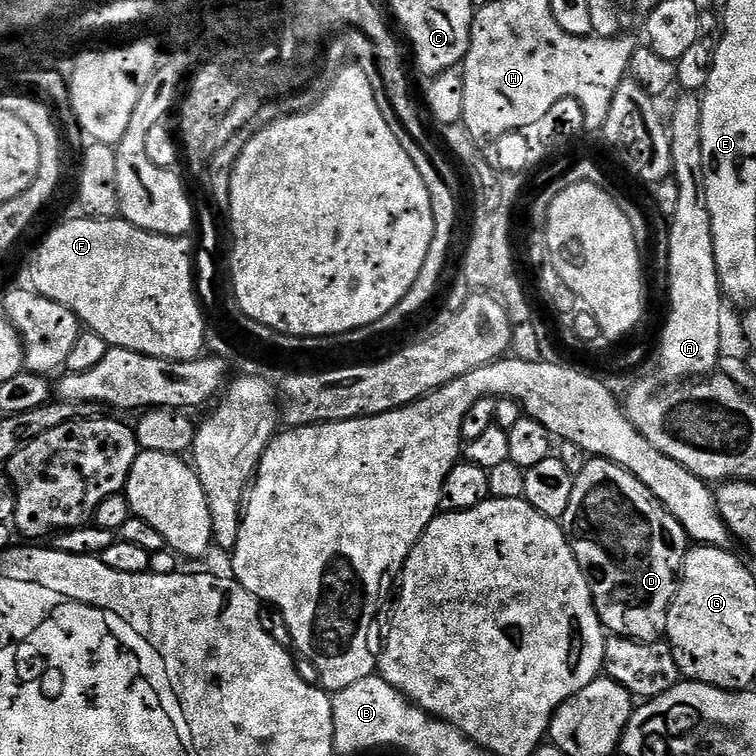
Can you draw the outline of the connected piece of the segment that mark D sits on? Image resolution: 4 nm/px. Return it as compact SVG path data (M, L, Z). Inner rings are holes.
M603 458L589 459L585 469L575 476L574 494L570 494L570 506L566 506L563 523L566 525L571 539L575 541L576 557L581 568L588 575L592 601L596 607L596 613L600 615L600 622L605 629L609 633L624 636L628 640L641 640L647 644L659 641L666 633L666 618L672 605L672 599L676 596L676 586L680 583L680 573L684 570L684 559L690 547L690 541L686 533L684 533L684 527L665 510L662 502L658 502L658 498L654 498L654 494L650 494L650 490L646 486L642 486L642 482L638 482L638 478L634 478L634 474L630 474L622 466Z

